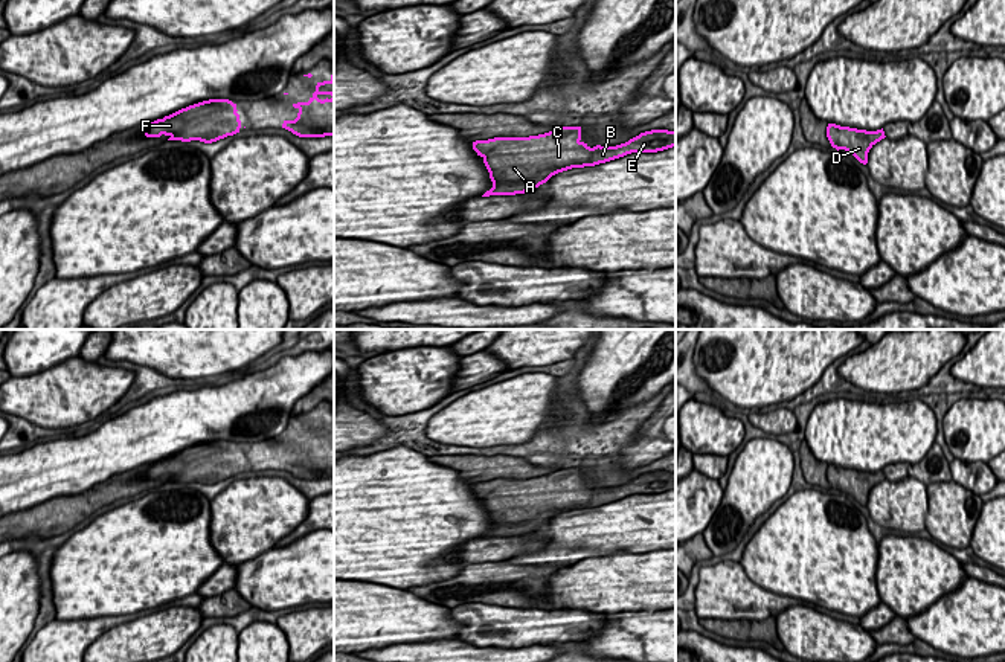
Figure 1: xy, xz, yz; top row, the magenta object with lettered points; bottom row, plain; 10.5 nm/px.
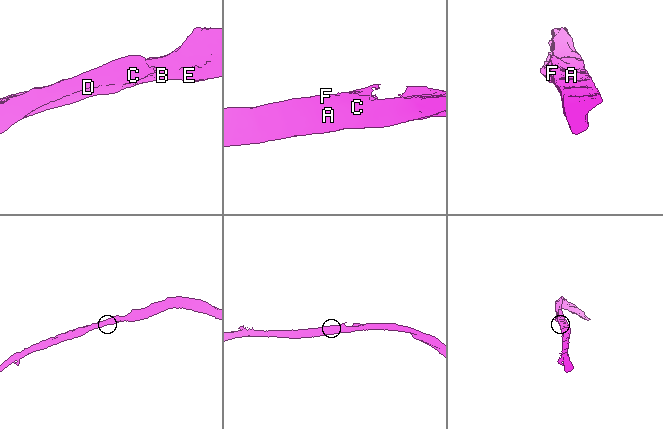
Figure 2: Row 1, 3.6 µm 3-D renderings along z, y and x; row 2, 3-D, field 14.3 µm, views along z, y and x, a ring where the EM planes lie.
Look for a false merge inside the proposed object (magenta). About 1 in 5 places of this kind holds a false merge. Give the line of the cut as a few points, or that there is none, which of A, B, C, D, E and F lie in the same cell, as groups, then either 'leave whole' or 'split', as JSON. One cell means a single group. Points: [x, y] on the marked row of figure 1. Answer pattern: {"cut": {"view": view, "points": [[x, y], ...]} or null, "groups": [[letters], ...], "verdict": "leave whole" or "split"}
{"cut": null, "groups": [["A", "B", "C", "D", "E", "F"]], "verdict": "leave whole"}

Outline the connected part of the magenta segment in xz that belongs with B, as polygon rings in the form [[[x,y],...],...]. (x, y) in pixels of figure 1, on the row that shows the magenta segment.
[[[560,127],[529,137],[494,137],[473,142],[483,159],[493,188],[482,197],[525,194],[552,175],[595,166],[631,153],[657,153],[676,146],[676,131],[651,130],[616,146],[590,148],[581,140],[581,127]]]

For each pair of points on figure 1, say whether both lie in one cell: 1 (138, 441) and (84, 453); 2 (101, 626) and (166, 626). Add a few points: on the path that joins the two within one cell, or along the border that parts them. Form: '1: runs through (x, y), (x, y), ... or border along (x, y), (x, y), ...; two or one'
1: runs through (124, 443), (104, 453), (98, 453); one
2: border along (141, 615), (107, 629), (89, 645); two

